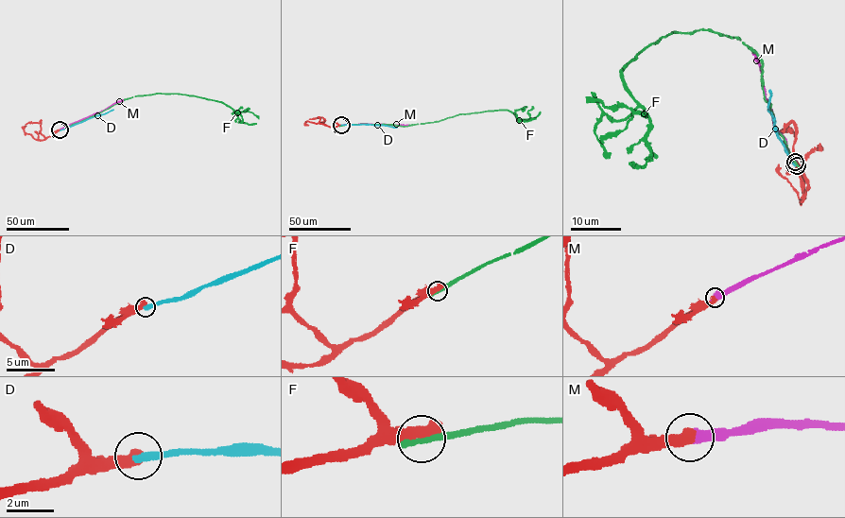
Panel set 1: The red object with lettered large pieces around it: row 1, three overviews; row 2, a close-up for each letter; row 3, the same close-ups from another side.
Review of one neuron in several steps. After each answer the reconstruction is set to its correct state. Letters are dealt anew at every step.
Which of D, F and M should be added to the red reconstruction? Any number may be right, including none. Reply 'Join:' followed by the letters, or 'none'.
Join: M

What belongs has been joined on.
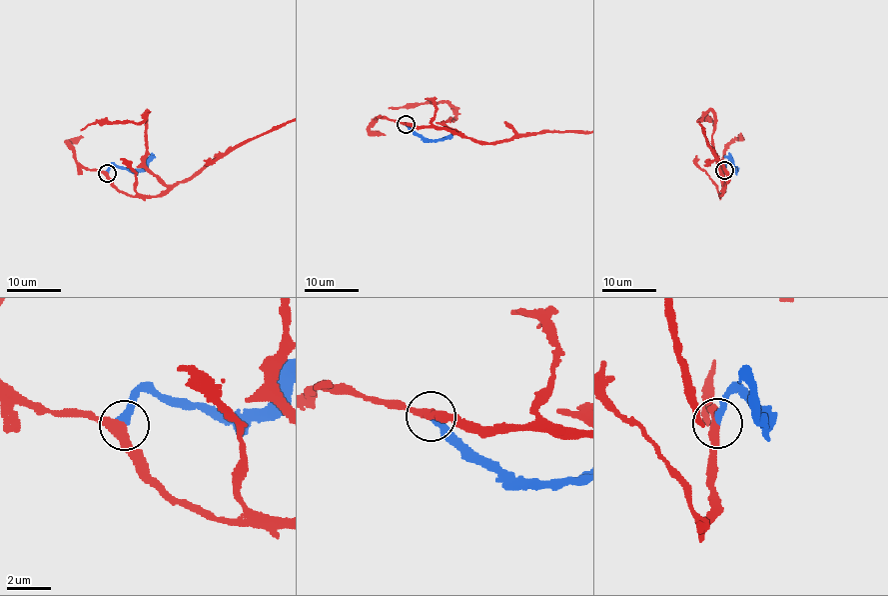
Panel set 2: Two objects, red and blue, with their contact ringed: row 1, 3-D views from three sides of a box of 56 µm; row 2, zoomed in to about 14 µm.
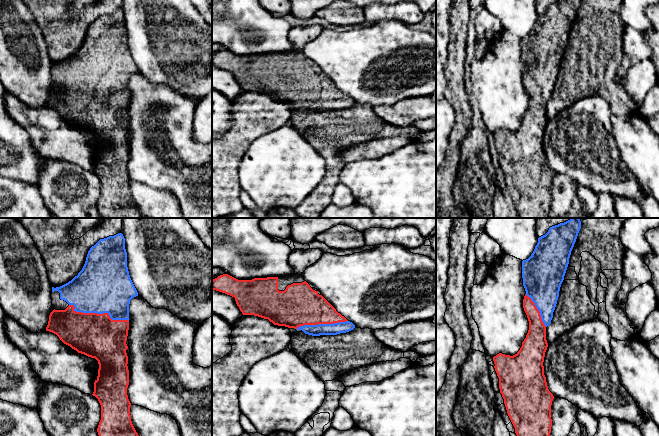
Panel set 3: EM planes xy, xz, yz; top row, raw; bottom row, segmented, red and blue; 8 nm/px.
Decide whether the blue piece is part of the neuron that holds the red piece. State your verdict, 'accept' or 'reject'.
accept

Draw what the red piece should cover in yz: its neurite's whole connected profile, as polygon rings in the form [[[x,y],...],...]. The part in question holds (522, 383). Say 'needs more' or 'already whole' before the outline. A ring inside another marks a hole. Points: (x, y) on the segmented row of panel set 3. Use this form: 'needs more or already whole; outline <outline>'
needs more; outline [[[571,218],[550,227],[545,235],[538,238],[531,256],[522,261],[523,286],[526,291],[523,308],[529,321],[529,330],[515,355],[499,353],[493,357],[500,393],[517,436],[550,436],[551,433],[551,405],[554,396],[548,389],[543,366],[548,347],[546,327],[553,318],[560,287],[580,229],[579,218]]]

